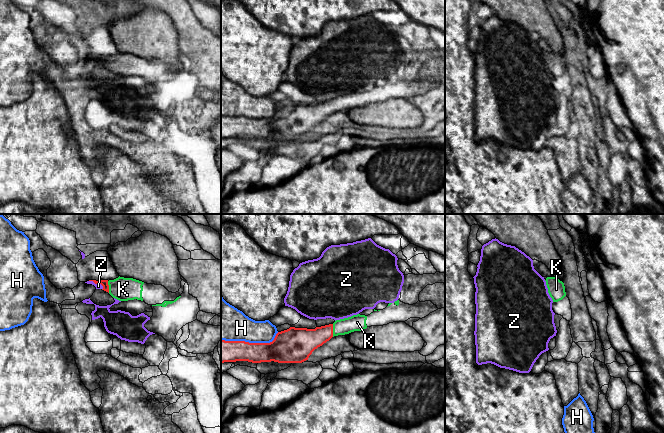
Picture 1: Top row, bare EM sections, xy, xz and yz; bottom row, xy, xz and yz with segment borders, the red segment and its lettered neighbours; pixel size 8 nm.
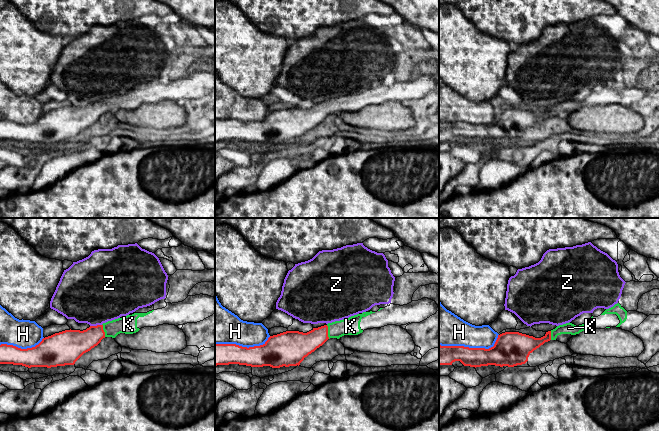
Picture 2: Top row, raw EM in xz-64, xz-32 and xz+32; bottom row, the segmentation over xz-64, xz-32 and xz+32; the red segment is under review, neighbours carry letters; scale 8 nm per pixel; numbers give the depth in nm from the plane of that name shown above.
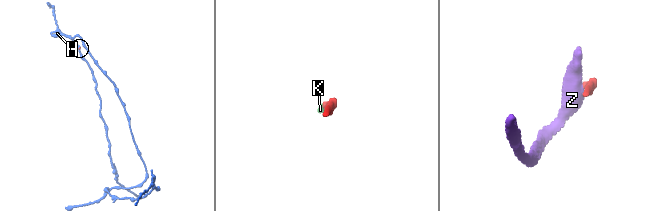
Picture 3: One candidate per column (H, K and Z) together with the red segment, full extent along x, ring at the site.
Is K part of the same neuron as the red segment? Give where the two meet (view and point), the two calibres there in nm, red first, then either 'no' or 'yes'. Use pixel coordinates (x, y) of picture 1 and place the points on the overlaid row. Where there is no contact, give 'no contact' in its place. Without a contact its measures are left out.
meets red in xz at (332, 330); 220 nm thick on the red side, 130 nm on the other; yes

